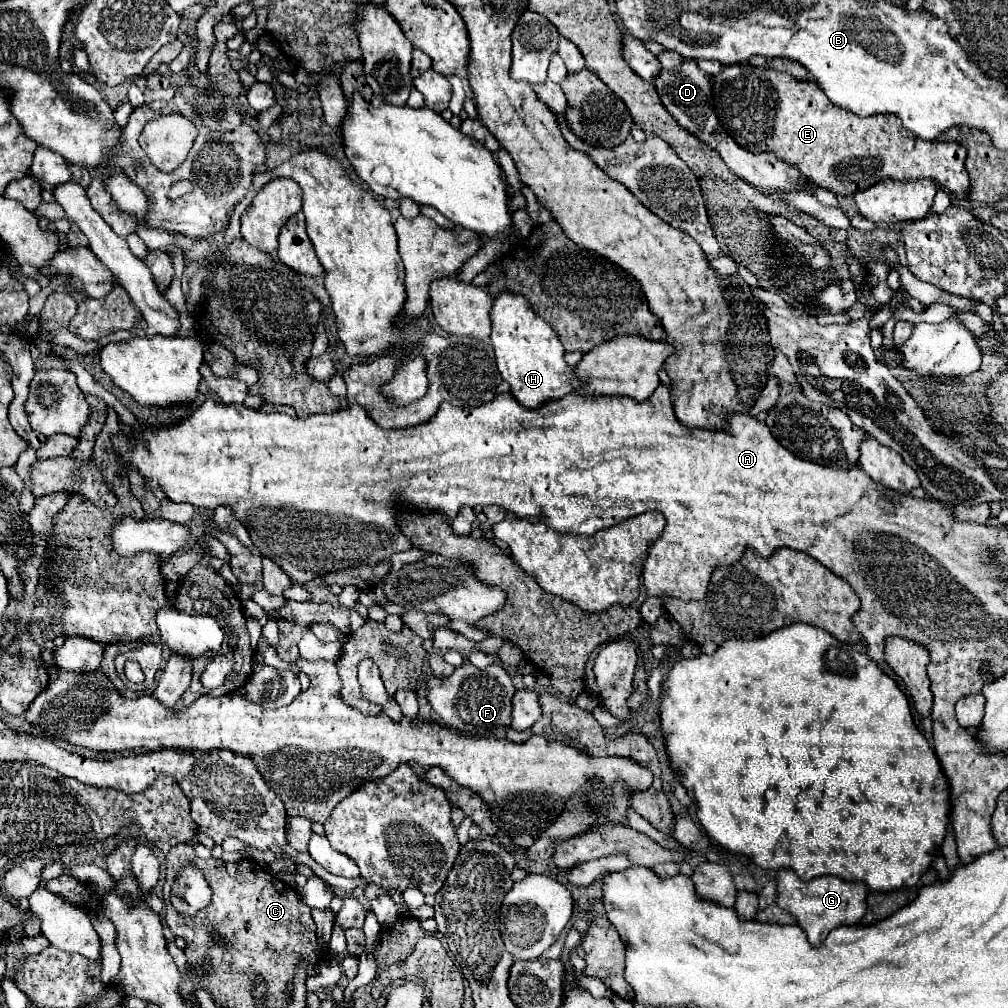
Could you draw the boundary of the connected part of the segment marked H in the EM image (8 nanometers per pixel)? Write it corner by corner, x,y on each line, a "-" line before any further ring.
502,290
494,296
490,310
492,318
492,348
502,378
510,384
514,398
528,408
538,408
548,400
566,396
578,390
580,384
574,378
574,368
564,362
564,348
554,330
530,308
528,300
516,292

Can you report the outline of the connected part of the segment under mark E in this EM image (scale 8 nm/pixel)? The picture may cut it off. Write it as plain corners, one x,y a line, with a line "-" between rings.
736,64
736,66
726,66
722,72
712,76
712,98
720,124
742,148
750,152
760,152
760,148
770,150
786,164
800,168
800,172
806,174
816,186
826,188
838,196
852,196
876,184
878,180
886,178
894,180
930,178
958,198
964,198
968,190
970,180
964,168
966,152
960,144
940,142
940,140
924,142
912,136
912,132
904,128
902,120
892,114
860,118
832,104
824,96
824,92
816,88
816,82
800,82
776,70
760,70
752,64
742,64
742,66

